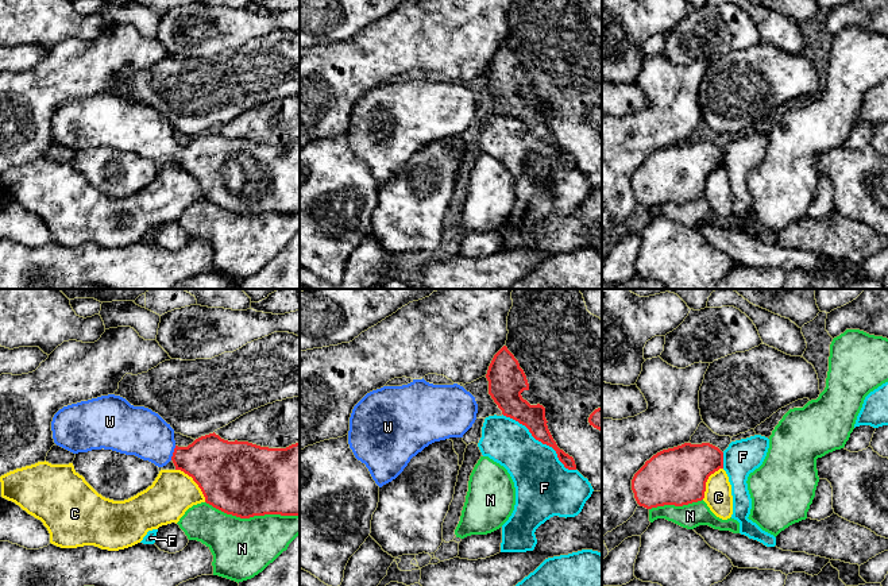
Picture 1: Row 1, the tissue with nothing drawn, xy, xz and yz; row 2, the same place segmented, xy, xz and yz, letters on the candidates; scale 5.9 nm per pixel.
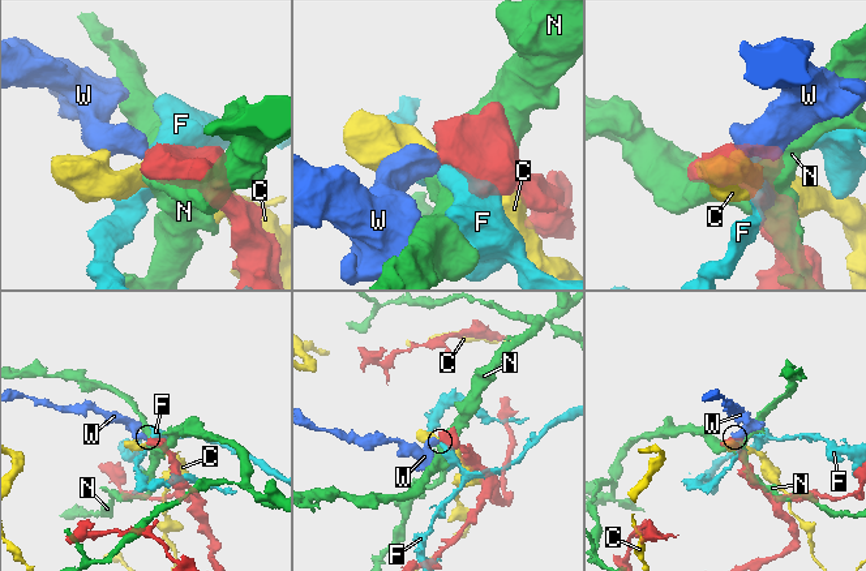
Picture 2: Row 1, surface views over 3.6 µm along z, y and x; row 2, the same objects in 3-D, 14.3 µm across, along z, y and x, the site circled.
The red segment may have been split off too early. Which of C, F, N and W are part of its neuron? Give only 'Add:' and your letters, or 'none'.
Add: W

